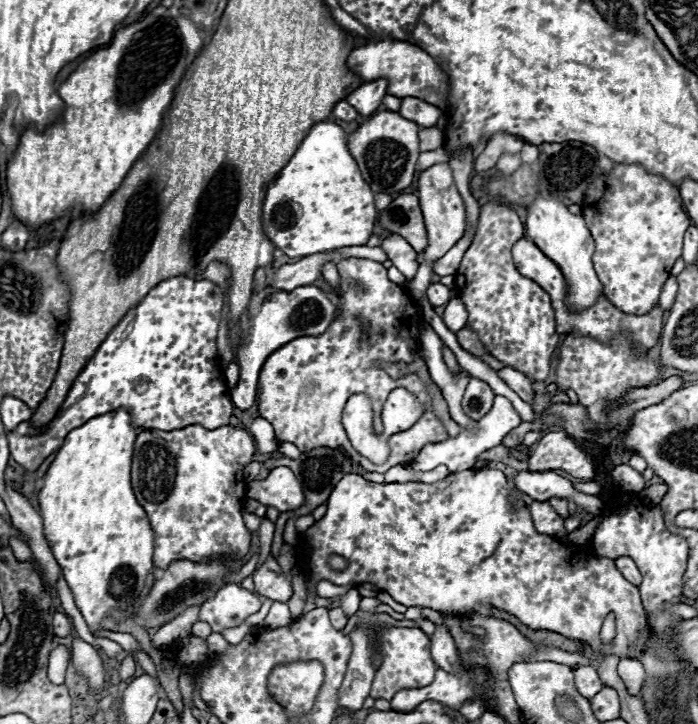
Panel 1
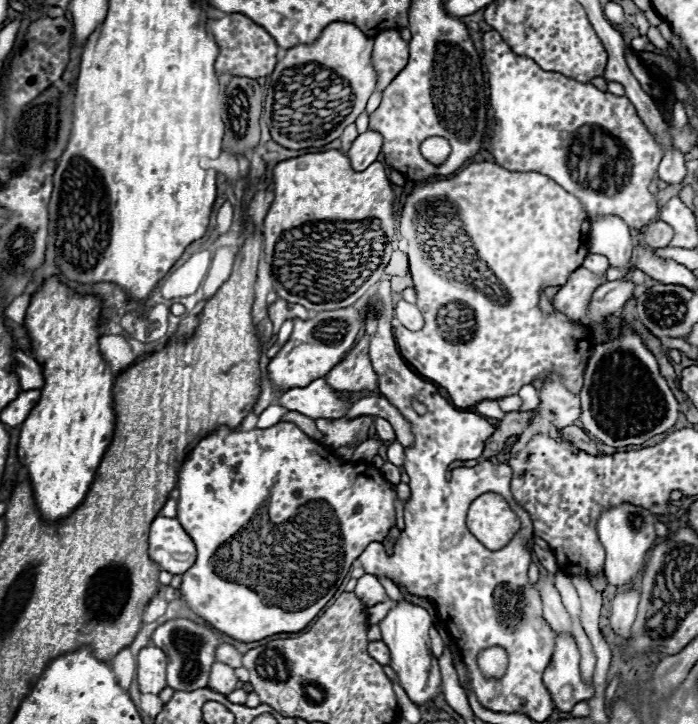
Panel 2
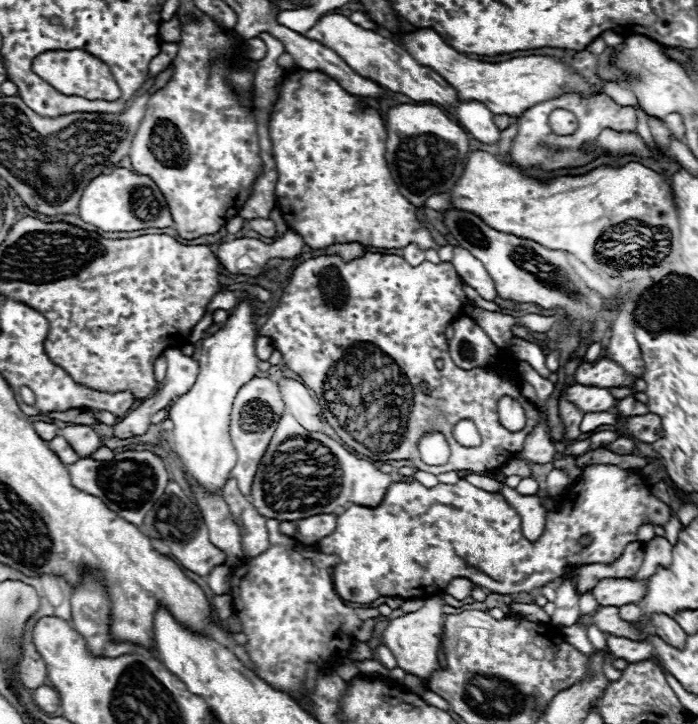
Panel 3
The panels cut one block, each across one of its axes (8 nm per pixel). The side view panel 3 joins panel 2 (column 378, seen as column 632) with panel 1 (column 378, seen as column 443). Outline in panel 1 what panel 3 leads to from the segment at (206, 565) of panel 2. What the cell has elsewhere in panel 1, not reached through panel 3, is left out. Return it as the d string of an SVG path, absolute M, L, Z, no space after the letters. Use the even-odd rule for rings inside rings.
M490 468L456 472L436 484L374 484L358 474L346 474L334 486L324 518L304 534L304 540L310 546L310 560L302 562L302 570L308 570L308 578L314 582L308 590L316 590L318 580L330 580L338 586L370 582L404 606L432 608L444 616L468 614L476 606L490 604L516 616L532 630L550 630L588 644L600 656L630 656L630 650L646 626L638 588L620 576L614 560L598 556L590 546L568 546L548 534L536 532L530 510L526 506L520 510L514 508L508 500L510 494L512 484L506 476L500 470ZM490 544L498 544L494 554L476 564L476 560L480 560L480 550L490 548ZM332 554L346 558L348 566L342 572L328 566ZM608 614L616 616L616 638L610 644L604 644L600 640L600 628Z

